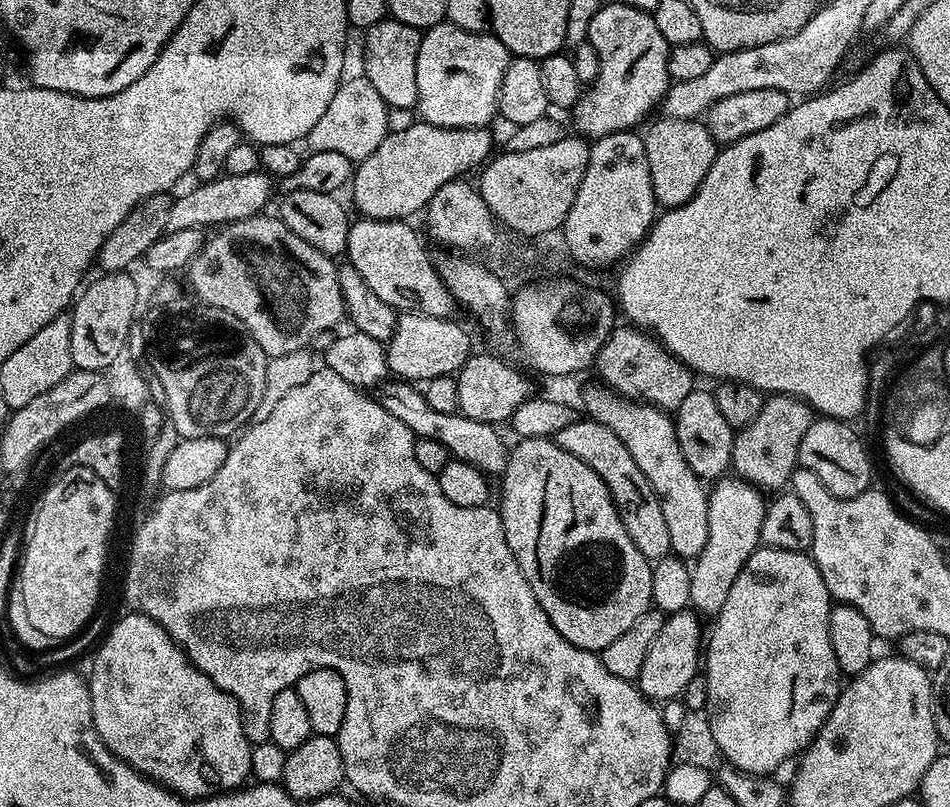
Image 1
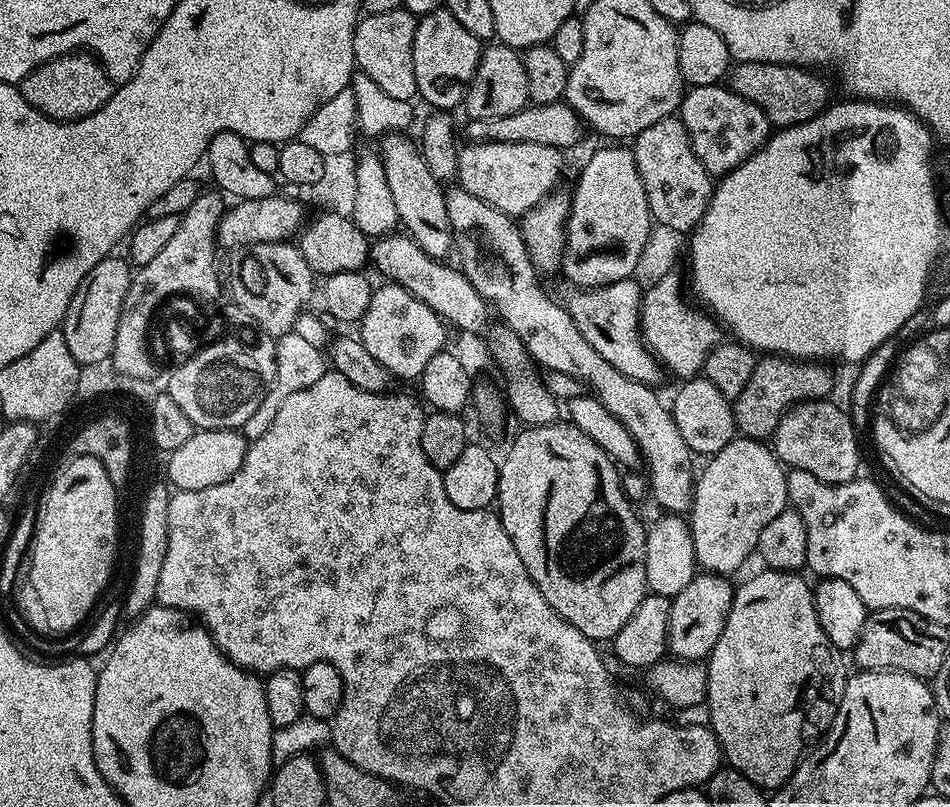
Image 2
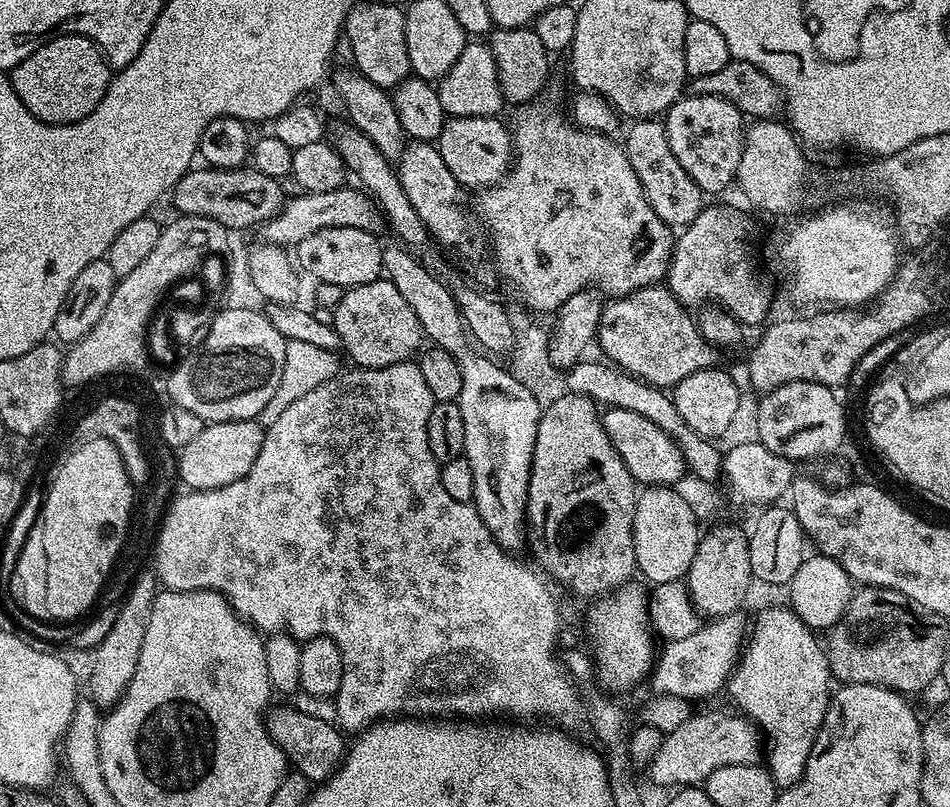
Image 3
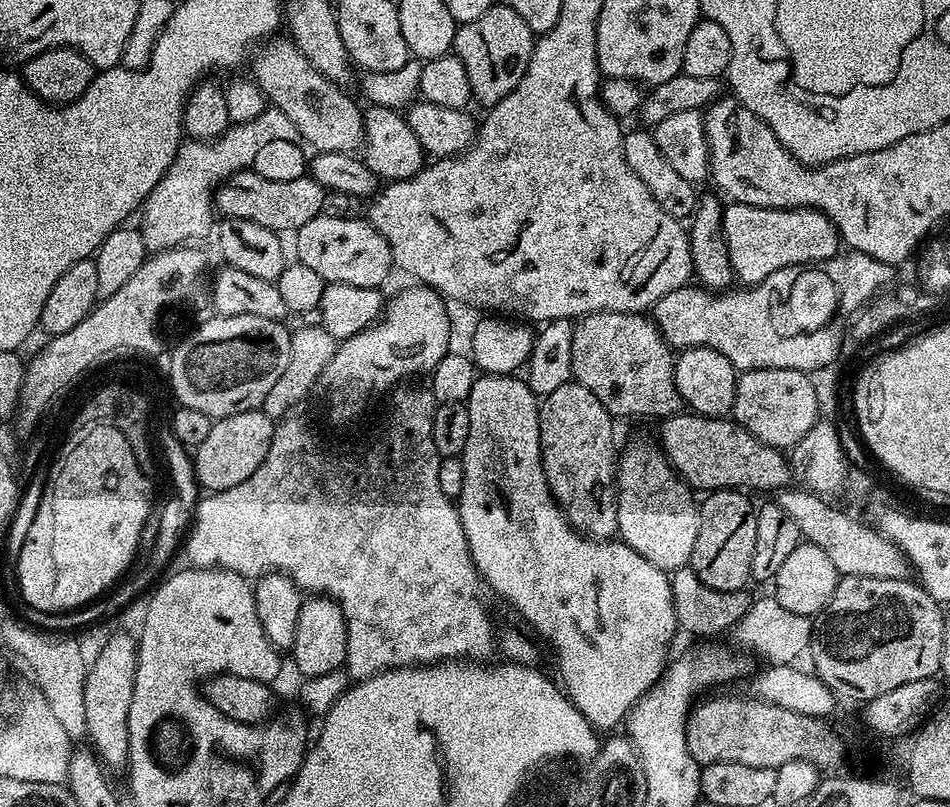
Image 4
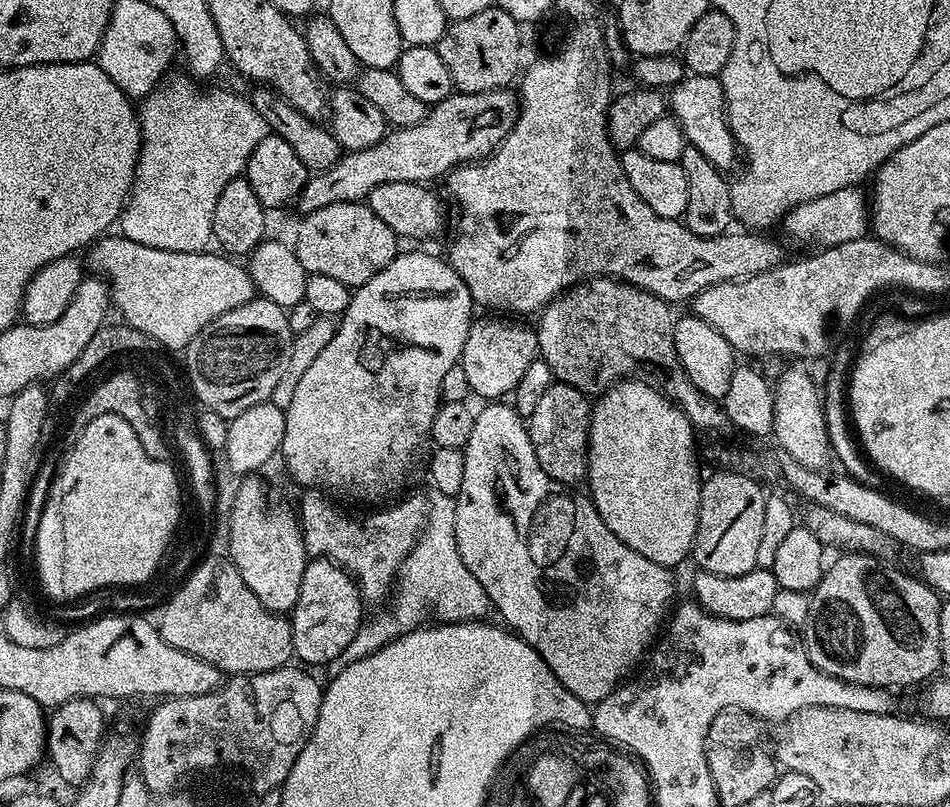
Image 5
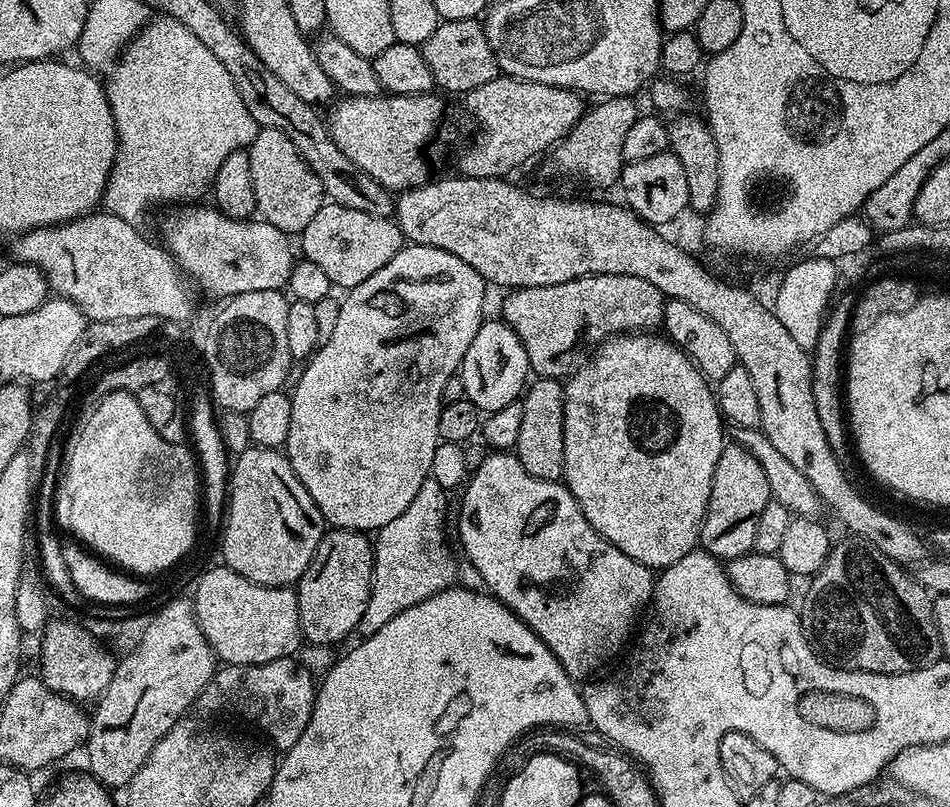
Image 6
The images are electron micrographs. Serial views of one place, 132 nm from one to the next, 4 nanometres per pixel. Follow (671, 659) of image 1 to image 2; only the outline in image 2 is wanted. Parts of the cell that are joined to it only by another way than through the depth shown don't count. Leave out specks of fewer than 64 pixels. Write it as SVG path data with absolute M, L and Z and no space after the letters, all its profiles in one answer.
M705 571L692 577L690 586L686 586L677 596L671 597L670 622L668 623L668 652L677 661L704 662L714 650L718 638L722 638L722 626L726 626L726 618L730 614L734 584L727 575L716 575Z

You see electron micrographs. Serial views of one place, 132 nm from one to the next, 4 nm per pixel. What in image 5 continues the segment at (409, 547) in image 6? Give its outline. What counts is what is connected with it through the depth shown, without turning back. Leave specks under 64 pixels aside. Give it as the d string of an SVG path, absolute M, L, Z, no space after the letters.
M431 489L429 493L426 498L429 510L424 529L396 572L396 582L388 602L390 606L388 614L380 614L372 622L367 621L360 626L358 632L354 634L353 641L342 650L338 658L332 659L325 665L324 670L328 672L329 677L337 676L346 667L377 652L383 645L396 640L398 636L404 636L413 629L421 627L425 623L424 618L428 610L432 607L441 623L481 621L487 617L485 616L487 612L491 611L489 595L478 582L478 578L467 569L458 552L455 497L442 494L436 489Z

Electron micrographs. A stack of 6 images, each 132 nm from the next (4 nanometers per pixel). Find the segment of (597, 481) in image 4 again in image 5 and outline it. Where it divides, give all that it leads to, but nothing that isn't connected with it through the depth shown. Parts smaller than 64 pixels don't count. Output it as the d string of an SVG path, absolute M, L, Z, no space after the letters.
M554 382L542 398L538 398L538 403L534 405L534 414L526 417L530 442L534 446L534 454L538 454L538 466L546 470L546 474L551 480L557 480L559 484L565 486L576 486L585 479L588 471L588 427L592 417L592 404L589 397L579 392L574 386Z

